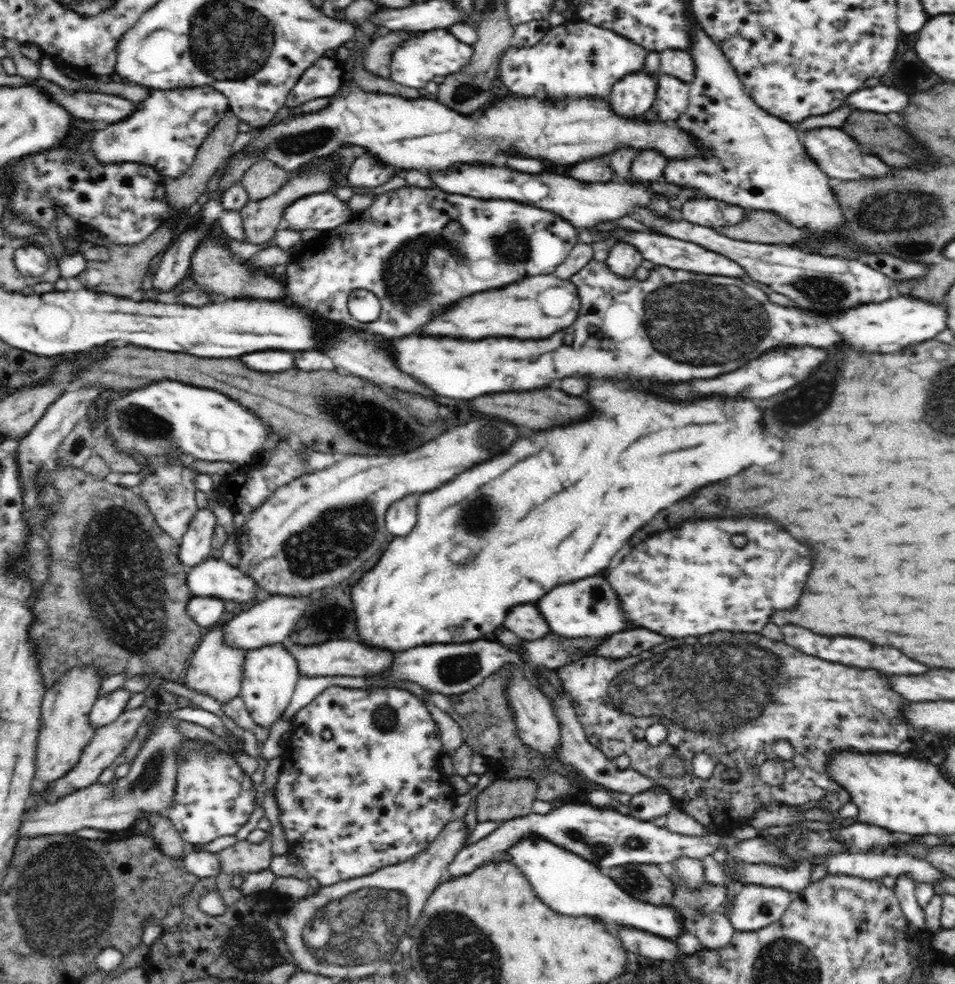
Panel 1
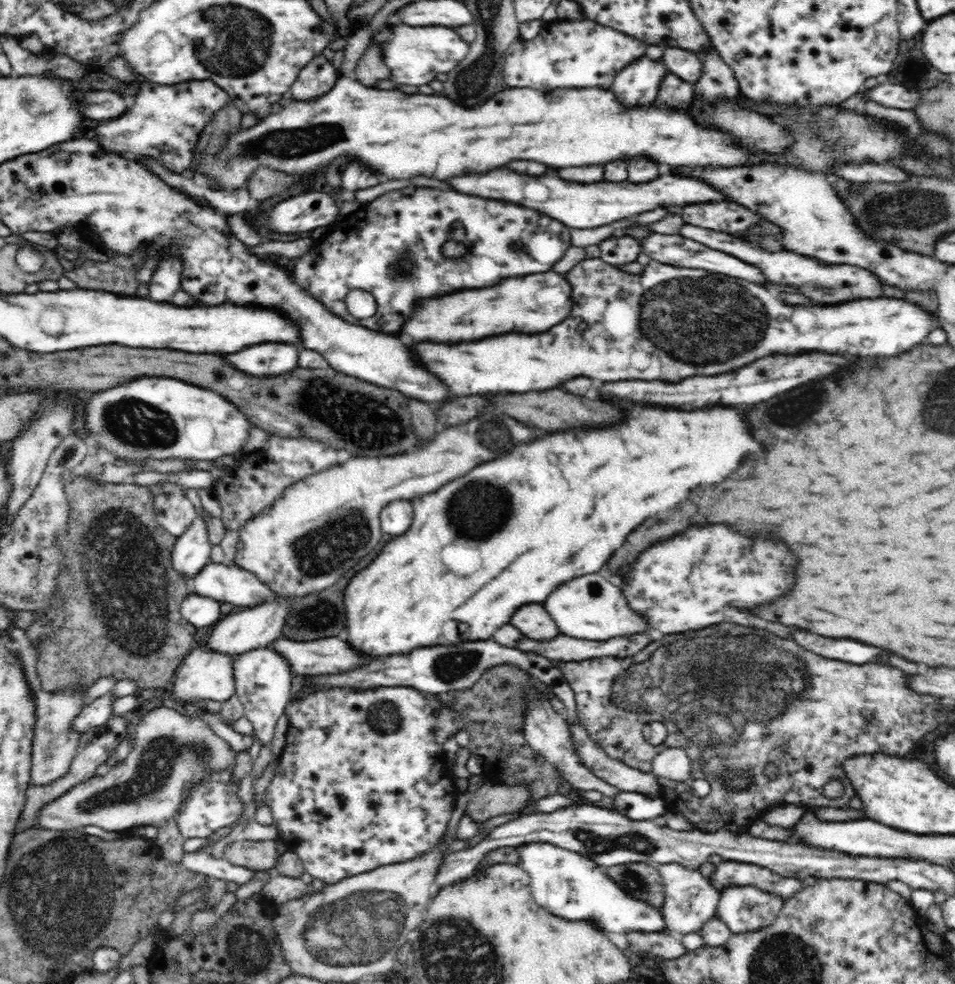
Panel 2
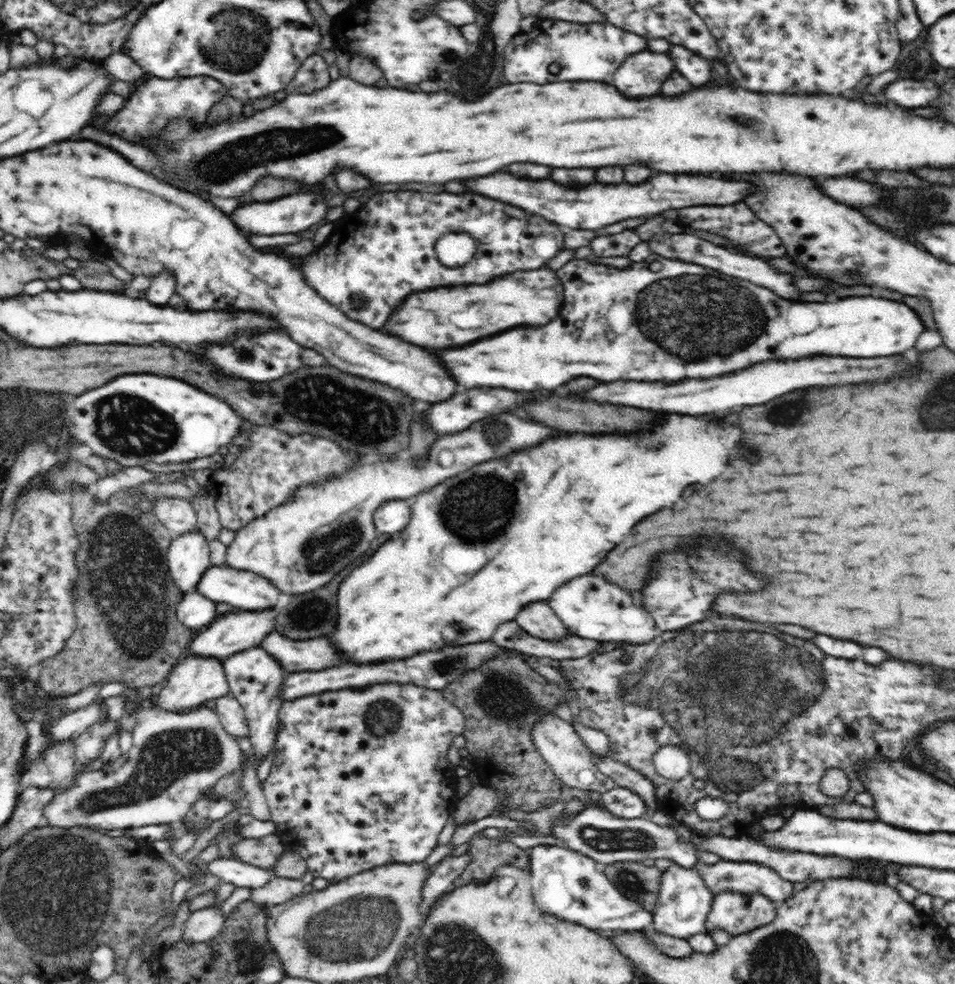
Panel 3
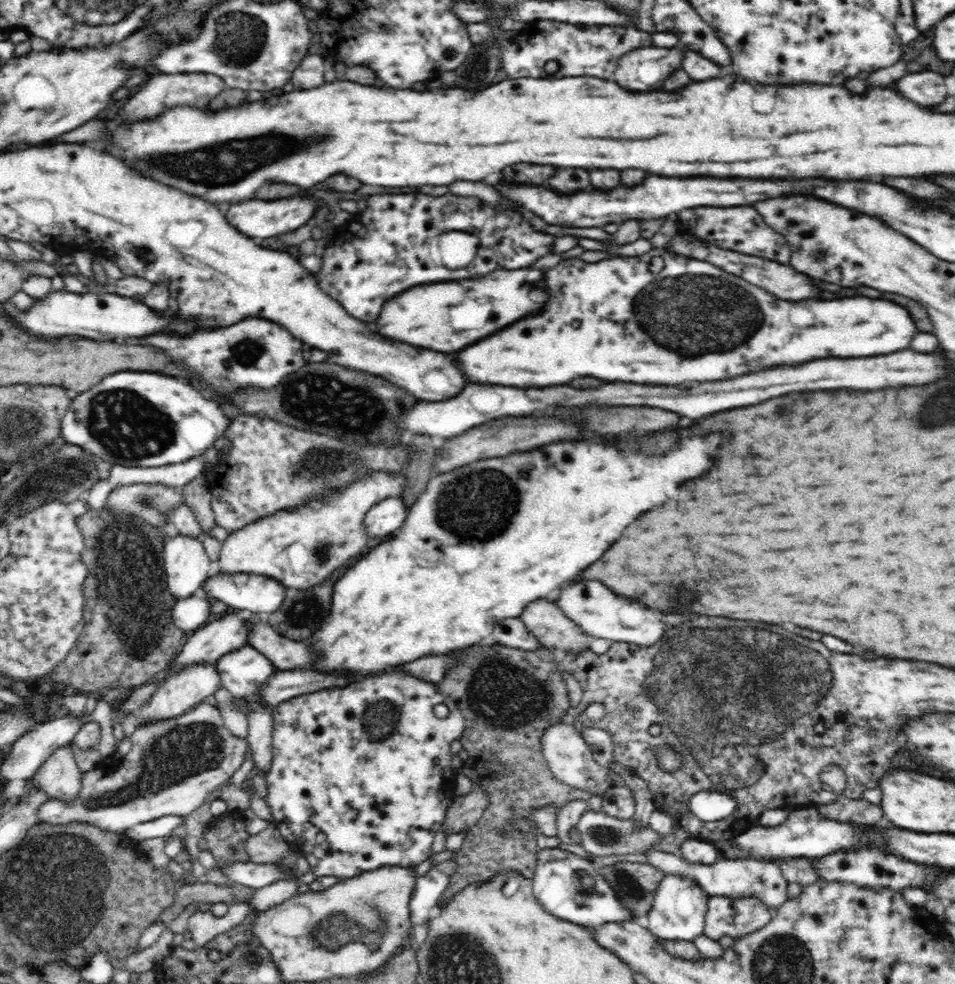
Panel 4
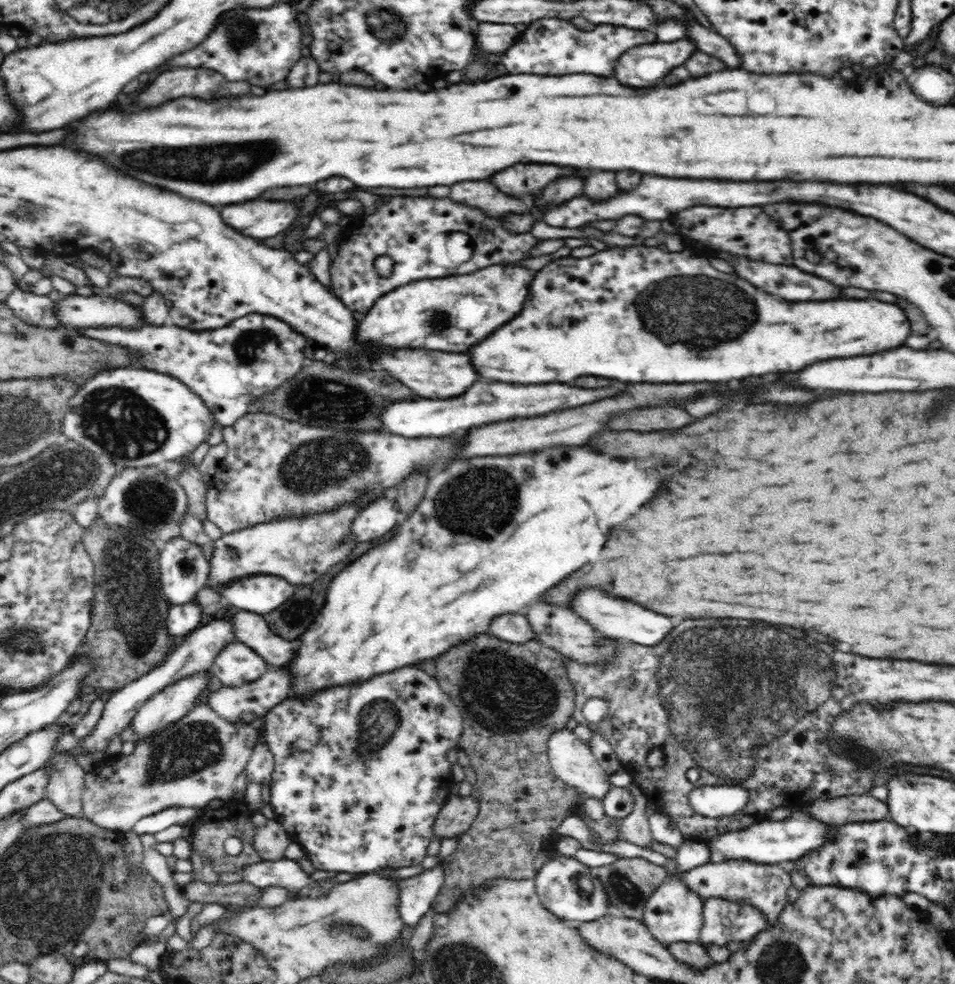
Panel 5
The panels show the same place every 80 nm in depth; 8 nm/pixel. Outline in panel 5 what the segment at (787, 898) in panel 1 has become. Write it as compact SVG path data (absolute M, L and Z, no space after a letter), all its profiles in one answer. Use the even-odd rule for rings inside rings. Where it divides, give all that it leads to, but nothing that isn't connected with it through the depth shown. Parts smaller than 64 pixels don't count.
M723 898L704 901L703 926L698 943L725 946L727 942L749 941L768 928L768 919L762 911L748 903L732 902Z

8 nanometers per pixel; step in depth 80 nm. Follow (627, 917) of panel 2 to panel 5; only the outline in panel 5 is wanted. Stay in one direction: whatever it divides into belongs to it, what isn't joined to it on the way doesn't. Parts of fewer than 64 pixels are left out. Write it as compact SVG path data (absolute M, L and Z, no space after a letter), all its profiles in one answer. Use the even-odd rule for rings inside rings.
M550 852L549 860L535 874L535 889L542 904L564 920L592 922L602 916L608 916L610 901L604 885L598 878L590 877L590 867L578 861L576 857L564 856L558 852Z

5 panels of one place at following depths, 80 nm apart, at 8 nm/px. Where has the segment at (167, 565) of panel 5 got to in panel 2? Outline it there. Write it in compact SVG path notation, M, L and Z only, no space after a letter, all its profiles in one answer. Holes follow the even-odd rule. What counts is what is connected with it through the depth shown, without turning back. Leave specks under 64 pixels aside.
M198 513L190 526L176 539L172 548L172 567L188 582L200 574L212 562L210 550L213 544L208 540L208 525L202 513Z

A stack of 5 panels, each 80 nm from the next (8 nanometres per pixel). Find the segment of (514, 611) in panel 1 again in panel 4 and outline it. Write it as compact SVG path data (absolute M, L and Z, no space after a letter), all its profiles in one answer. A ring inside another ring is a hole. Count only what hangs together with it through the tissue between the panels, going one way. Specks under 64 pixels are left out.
M546 600L532 602L530 606L526 606L524 614L519 617L524 622L524 625L526 625L526 629L530 633L535 634L537 640L548 649L560 649L566 653L581 653L588 650L592 641L592 636L584 633L576 623L568 619L567 615L559 609L557 604L546 602Z

